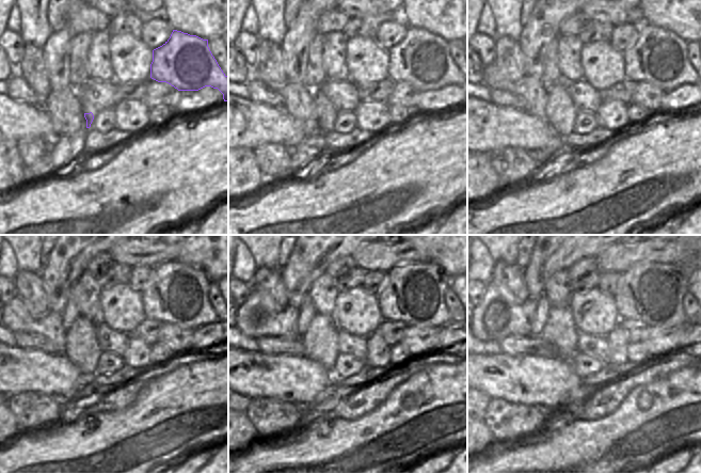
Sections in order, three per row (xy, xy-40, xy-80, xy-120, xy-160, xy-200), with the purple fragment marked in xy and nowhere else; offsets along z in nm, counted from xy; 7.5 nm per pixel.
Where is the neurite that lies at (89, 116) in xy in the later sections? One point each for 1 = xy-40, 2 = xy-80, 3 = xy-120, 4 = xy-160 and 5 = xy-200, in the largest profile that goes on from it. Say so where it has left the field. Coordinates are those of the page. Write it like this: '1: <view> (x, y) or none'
1: xy-40 (327, 113)
2: xy-80 (560, 113)
3: xy-120 (81, 346)
4: xy-160 (320, 341)
5: xy-200 (560, 331)

